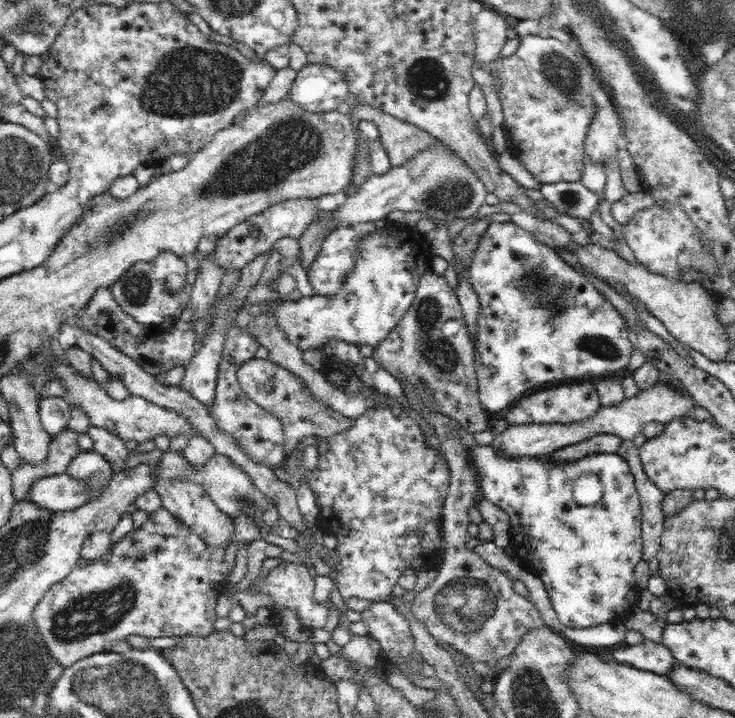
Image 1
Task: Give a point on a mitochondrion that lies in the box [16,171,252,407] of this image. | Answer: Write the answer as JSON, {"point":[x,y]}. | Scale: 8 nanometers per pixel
{"point":[112,233]}

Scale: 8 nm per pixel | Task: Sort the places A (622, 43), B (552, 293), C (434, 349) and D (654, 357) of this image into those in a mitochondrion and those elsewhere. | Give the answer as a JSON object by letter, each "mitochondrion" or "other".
{"A":"other","B":"mitochondrion","C":"mitochondrion","D":"other"}

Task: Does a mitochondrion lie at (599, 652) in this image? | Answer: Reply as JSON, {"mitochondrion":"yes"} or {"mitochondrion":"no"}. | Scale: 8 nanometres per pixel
{"mitochondrion":"no"}

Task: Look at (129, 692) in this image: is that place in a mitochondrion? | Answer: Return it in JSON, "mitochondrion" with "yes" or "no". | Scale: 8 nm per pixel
{"mitochondrion":"yes"}

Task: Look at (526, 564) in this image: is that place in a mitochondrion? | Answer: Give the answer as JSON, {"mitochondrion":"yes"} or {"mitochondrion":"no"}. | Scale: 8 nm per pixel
{"mitochondrion":"no"}

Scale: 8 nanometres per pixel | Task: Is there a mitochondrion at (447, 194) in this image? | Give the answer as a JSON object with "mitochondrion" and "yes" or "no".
{"mitochondrion":"yes"}

